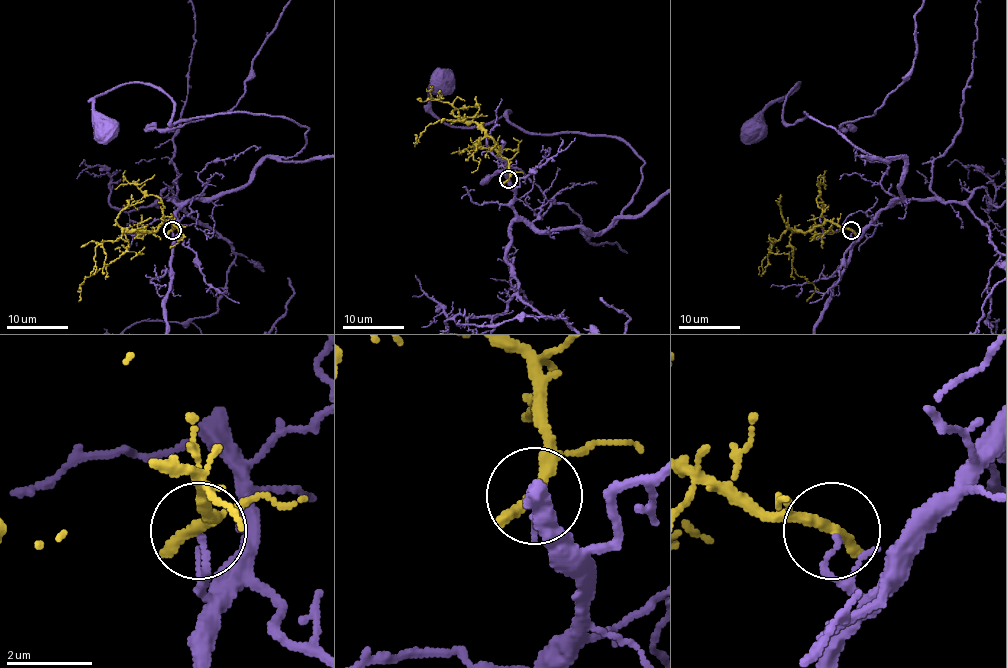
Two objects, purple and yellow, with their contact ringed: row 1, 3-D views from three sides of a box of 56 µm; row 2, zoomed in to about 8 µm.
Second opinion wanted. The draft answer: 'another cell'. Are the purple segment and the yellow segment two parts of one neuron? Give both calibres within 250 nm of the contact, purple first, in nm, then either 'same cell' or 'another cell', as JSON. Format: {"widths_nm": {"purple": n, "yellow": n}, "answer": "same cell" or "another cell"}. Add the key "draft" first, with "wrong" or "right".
{"draft": "right", "widths_nm": {"purple": 120, "yellow": 360}, "answer": "another cell"}

